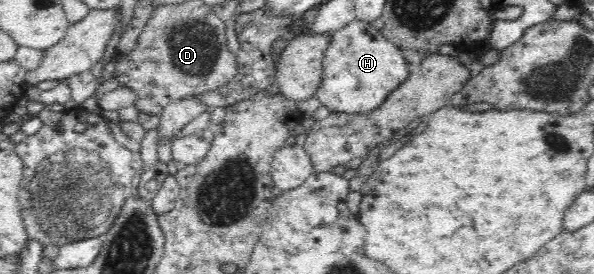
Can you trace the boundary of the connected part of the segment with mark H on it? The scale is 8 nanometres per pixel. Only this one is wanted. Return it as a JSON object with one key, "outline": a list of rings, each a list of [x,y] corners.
{"outline":[[[354,19],[332,33],[323,59],[323,79],[315,97],[331,112],[364,114],[386,101],[390,93],[410,77],[409,63],[401,49],[386,39],[381,30],[365,21]]]}

